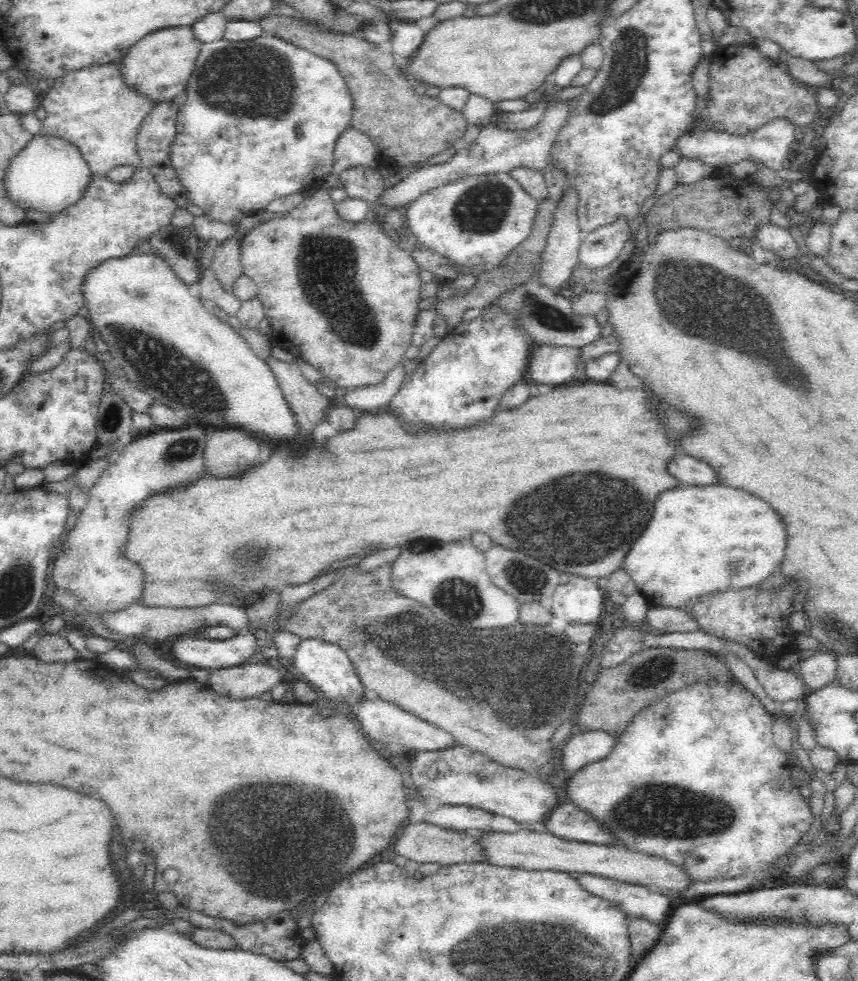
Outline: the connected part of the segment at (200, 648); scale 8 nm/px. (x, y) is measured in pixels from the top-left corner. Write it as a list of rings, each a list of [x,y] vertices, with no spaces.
[[[257,628],[234,635],[229,639],[206,639],[200,633],[182,637],[173,644],[176,660],[201,669],[220,669],[248,662],[258,652],[256,645]]]

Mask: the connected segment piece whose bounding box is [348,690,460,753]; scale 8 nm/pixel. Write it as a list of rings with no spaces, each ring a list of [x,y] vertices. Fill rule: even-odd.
[[[368,690],[369,697],[361,702],[356,709],[352,709],[348,712],[353,711],[357,718],[361,721],[362,732],[368,734],[375,741],[380,741],[386,744],[402,744],[405,748],[410,748],[414,752],[420,751],[423,753],[438,753],[446,752],[448,749],[457,749],[460,744],[456,742],[454,735],[442,730],[439,726],[434,726],[425,720],[422,720],[420,717],[413,715],[412,713],[406,712],[406,709],[401,709],[396,704],[390,704],[386,700],[380,699],[380,697],[374,692]]]

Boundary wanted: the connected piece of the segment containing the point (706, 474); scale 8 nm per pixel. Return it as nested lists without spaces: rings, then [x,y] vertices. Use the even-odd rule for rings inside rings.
[[[678,456],[674,462],[670,462],[670,470],[674,470],[683,486],[722,484],[715,468],[710,468],[706,462],[696,460],[692,456]]]

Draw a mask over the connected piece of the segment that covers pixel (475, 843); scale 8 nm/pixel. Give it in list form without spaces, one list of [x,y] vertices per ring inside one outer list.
[[[411,823],[397,837],[392,846],[393,853],[406,857],[416,863],[438,863],[449,866],[459,863],[490,863],[490,853],[484,842],[478,840],[478,835],[472,832],[444,829],[434,823]]]

